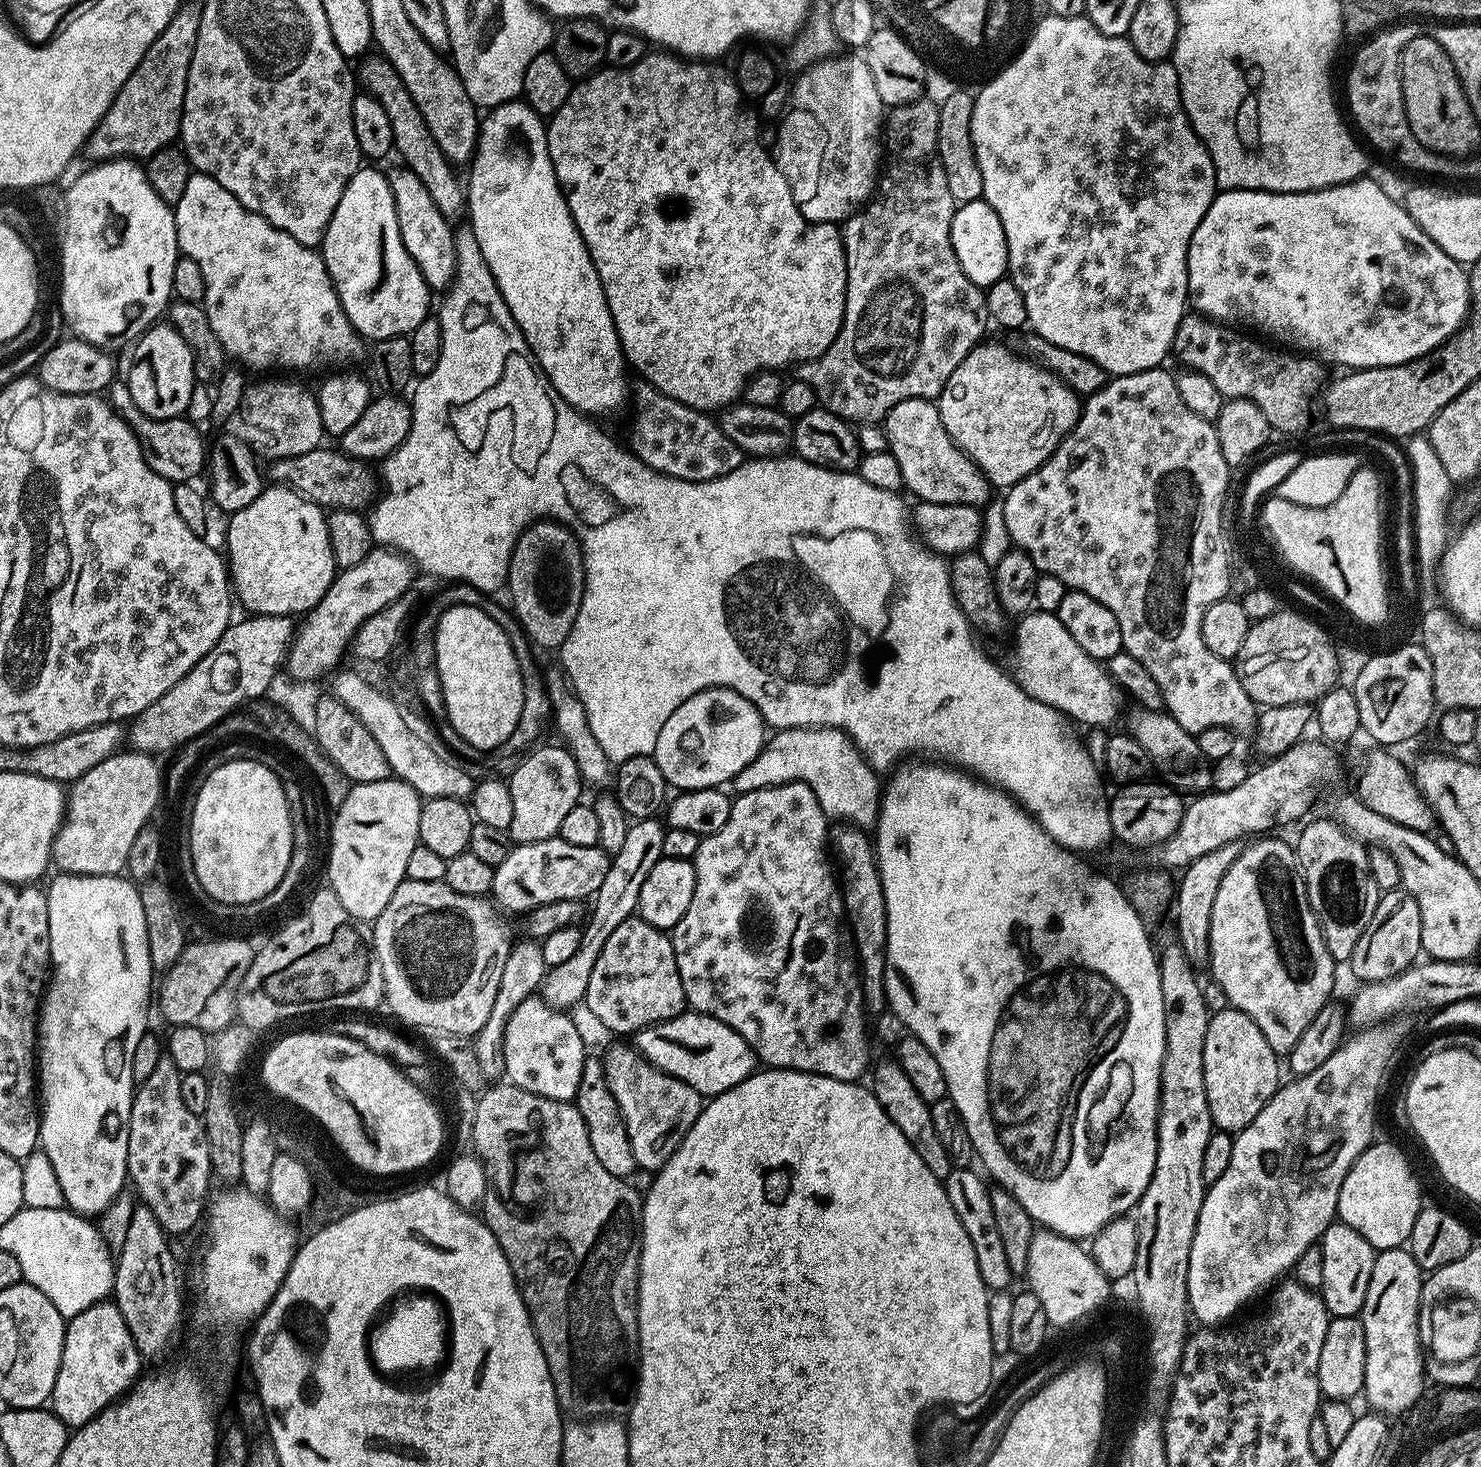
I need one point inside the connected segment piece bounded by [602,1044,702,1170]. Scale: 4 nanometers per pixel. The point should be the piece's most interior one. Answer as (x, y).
(656, 1107)

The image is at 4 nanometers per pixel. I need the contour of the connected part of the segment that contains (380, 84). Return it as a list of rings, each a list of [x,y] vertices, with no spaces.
[[[379,54],[370,55],[365,55],[359,61],[359,63],[361,62],[360,69],[357,70],[355,79],[358,84],[358,79],[360,79],[360,84],[364,87],[361,88],[363,95],[372,96],[377,100],[382,106],[382,110],[386,110],[386,114],[390,117],[395,155],[400,155],[402,158],[400,160],[407,168],[422,180],[423,186],[426,186],[426,190],[430,192],[434,206],[445,216],[452,216],[454,212],[463,213],[466,208],[465,189],[462,187],[461,181],[459,184],[455,180],[452,174],[454,170],[448,157],[436,145],[436,139],[429,134],[426,122],[410,94],[410,90],[406,90],[398,70],[394,70],[394,66],[390,66],[388,60]]]

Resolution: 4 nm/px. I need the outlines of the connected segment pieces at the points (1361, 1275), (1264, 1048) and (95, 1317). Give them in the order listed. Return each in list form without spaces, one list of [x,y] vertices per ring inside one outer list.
[[[1343,1222],[1329,1224],[1322,1237],[1322,1247],[1324,1250],[1324,1257],[1322,1258],[1322,1278],[1324,1279],[1322,1295],[1324,1304],[1328,1307],[1329,1317],[1359,1316],[1362,1306],[1366,1302],[1366,1290],[1370,1286],[1370,1274],[1374,1270],[1374,1262],[1378,1255],[1377,1249],[1372,1248],[1370,1242],[1366,1242],[1366,1238],[1362,1238],[1362,1234],[1358,1234],[1358,1230],[1354,1230],[1349,1224]]]
[[[1231,1006],[1211,1013],[1206,1026],[1202,1066],[1213,1125],[1235,1134],[1254,1122],[1281,1087],[1279,1063],[1276,1052],[1270,1050],[1270,1042],[1247,1014]]]
[[[105,1298],[67,1321],[62,1362],[50,1397],[51,1411],[69,1429],[89,1424],[112,1401],[130,1388],[141,1373],[142,1353],[136,1349],[130,1330],[115,1302]]]

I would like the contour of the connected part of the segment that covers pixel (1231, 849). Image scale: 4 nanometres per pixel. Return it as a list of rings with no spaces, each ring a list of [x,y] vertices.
[[[1233,842],[1218,846],[1218,850],[1210,850],[1202,854],[1202,858],[1192,861],[1183,869],[1184,877],[1180,880],[1180,897],[1175,897],[1176,920],[1180,923],[1180,941],[1178,947],[1193,969],[1209,967],[1208,939],[1210,938],[1210,914],[1214,906],[1214,898],[1226,870],[1233,864],[1242,851],[1239,843]]]

